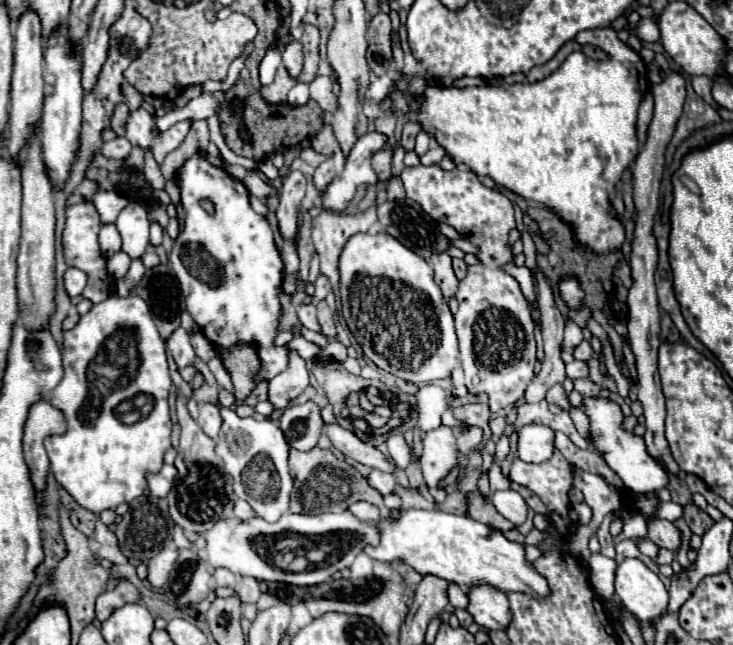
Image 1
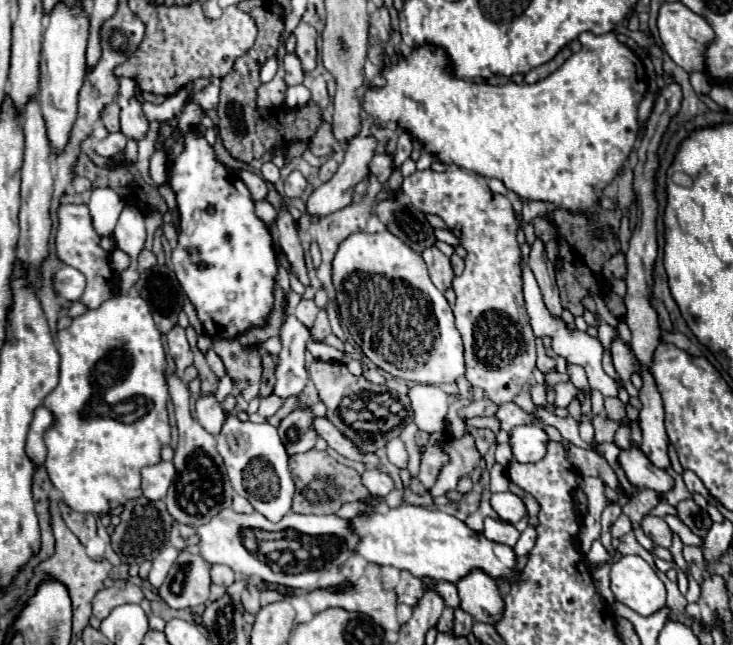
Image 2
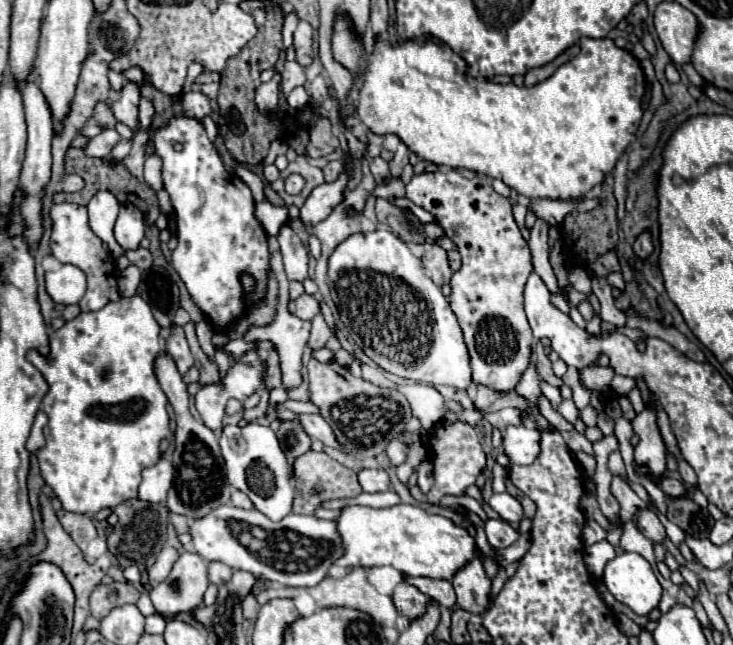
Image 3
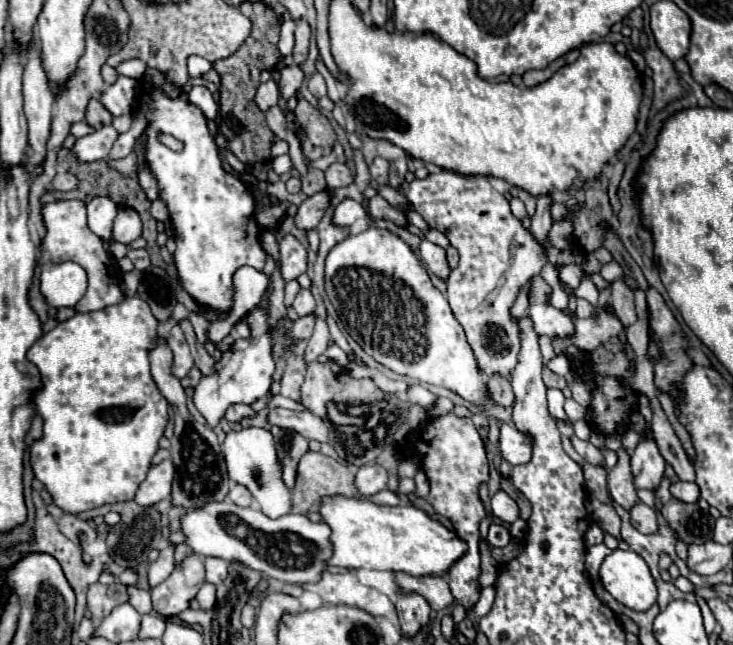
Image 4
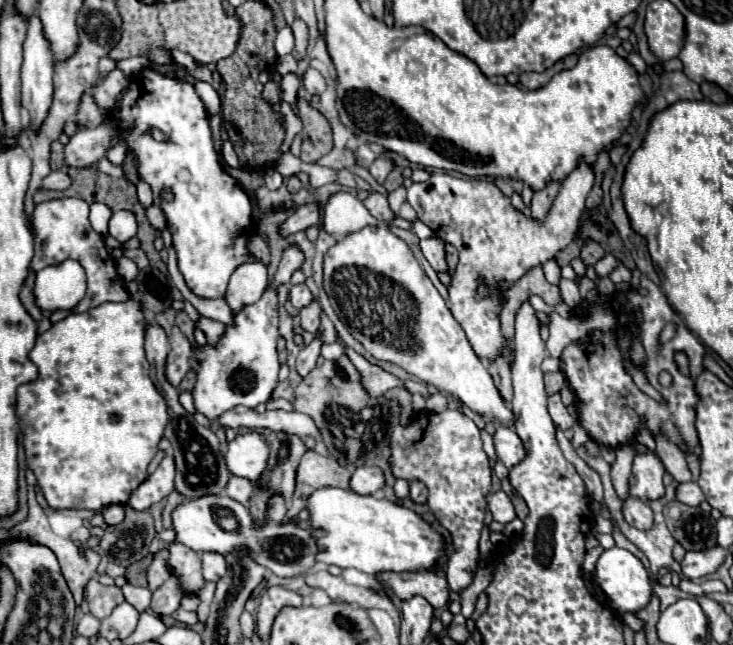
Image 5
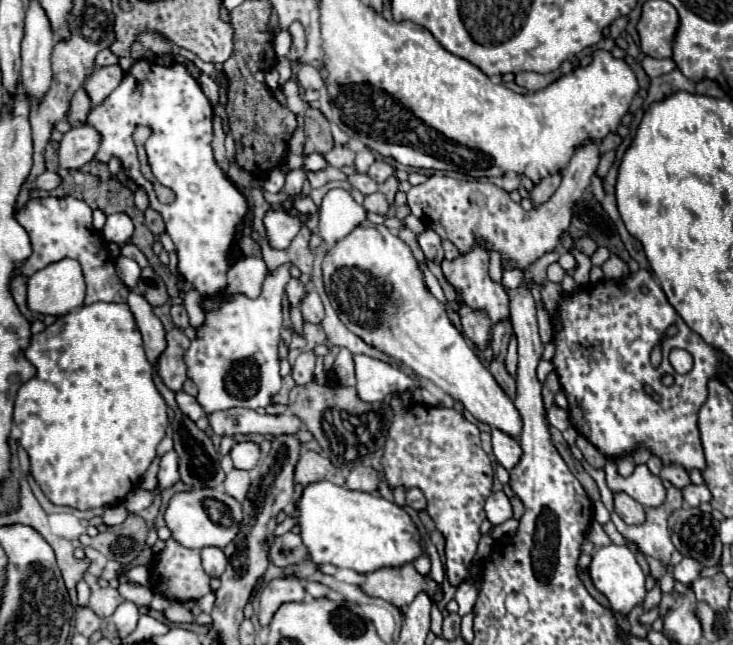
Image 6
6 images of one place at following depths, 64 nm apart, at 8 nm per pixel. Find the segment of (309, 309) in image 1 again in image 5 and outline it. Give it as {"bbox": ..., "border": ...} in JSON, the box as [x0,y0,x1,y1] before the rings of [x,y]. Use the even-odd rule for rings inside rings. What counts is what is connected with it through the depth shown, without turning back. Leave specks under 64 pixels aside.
{"bbox":[290,284,312,308],"border":[[[292,284],[290,286],[290,302],[294,304],[294,308],[304,308],[308,306],[312,300],[312,292],[308,290],[306,284]]]}

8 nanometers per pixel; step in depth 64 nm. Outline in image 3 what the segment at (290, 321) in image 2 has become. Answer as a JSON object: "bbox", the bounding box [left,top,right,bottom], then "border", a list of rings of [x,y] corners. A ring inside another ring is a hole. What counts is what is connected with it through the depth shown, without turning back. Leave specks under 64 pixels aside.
{"bbox":[244,236,310,388],"border":[[[268,236],[268,248],[270,252],[270,265],[279,284],[279,297],[276,318],[268,324],[268,326],[250,326],[248,332],[244,334],[244,340],[270,340],[272,344],[276,344],[278,354],[280,354],[280,366],[282,366],[282,386],[288,388],[296,388],[302,382],[300,376],[300,366],[302,366],[302,350],[308,344],[310,338],[310,322],[308,320],[300,320],[298,316],[288,312],[289,296],[289,280],[287,279],[283,259],[281,256],[279,244],[275,236]]]}

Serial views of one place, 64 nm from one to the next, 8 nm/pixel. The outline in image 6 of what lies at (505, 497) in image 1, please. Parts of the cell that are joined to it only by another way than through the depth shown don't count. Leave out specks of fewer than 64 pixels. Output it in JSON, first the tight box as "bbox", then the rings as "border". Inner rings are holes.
{"bbox":[484,492,512,526],"border":[[[494,492],[494,494],[490,494],[490,498],[486,500],[484,510],[486,510],[486,518],[488,518],[494,526],[506,522],[508,518],[512,518],[512,506],[510,506],[510,502],[508,502],[508,498],[506,498],[504,492]]]}

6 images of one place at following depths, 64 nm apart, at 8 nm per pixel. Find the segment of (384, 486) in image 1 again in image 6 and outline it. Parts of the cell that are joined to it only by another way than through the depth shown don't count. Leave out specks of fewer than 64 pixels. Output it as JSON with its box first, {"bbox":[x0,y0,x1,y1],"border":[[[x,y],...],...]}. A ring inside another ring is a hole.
{"bbox":[346,466,378,492],"border":[[[358,466],[354,468],[346,478],[348,490],[362,490],[362,492],[374,492],[378,488],[378,476],[372,468]]]}

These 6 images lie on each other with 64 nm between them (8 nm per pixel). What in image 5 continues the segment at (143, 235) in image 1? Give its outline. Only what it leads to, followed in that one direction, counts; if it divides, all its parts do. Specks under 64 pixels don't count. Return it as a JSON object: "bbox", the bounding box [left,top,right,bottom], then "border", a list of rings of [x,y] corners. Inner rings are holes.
{"bbox":[108,210,136,242],"border":[[[120,210],[120,212],[114,212],[112,218],[110,218],[110,224],[108,224],[108,234],[112,238],[116,238],[118,242],[126,242],[130,240],[132,236],[136,236],[136,218],[132,212],[126,212],[126,210]]]}

